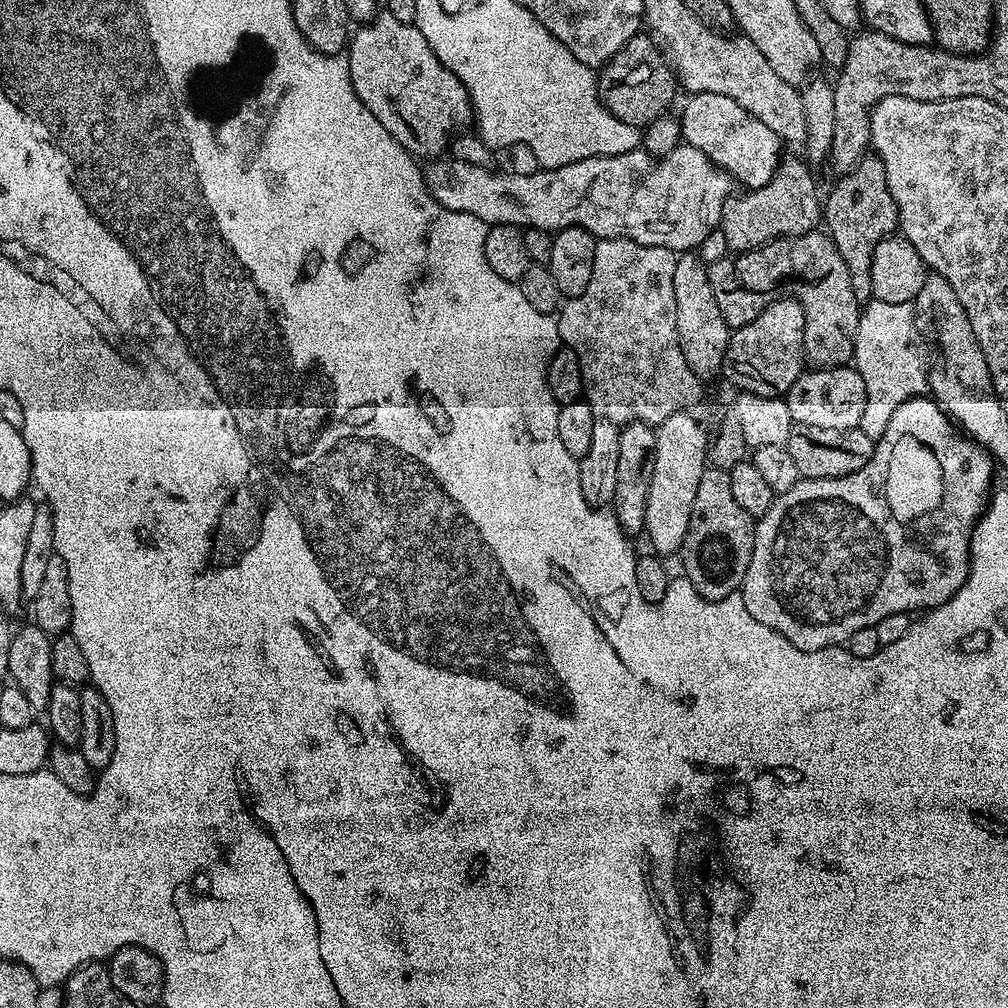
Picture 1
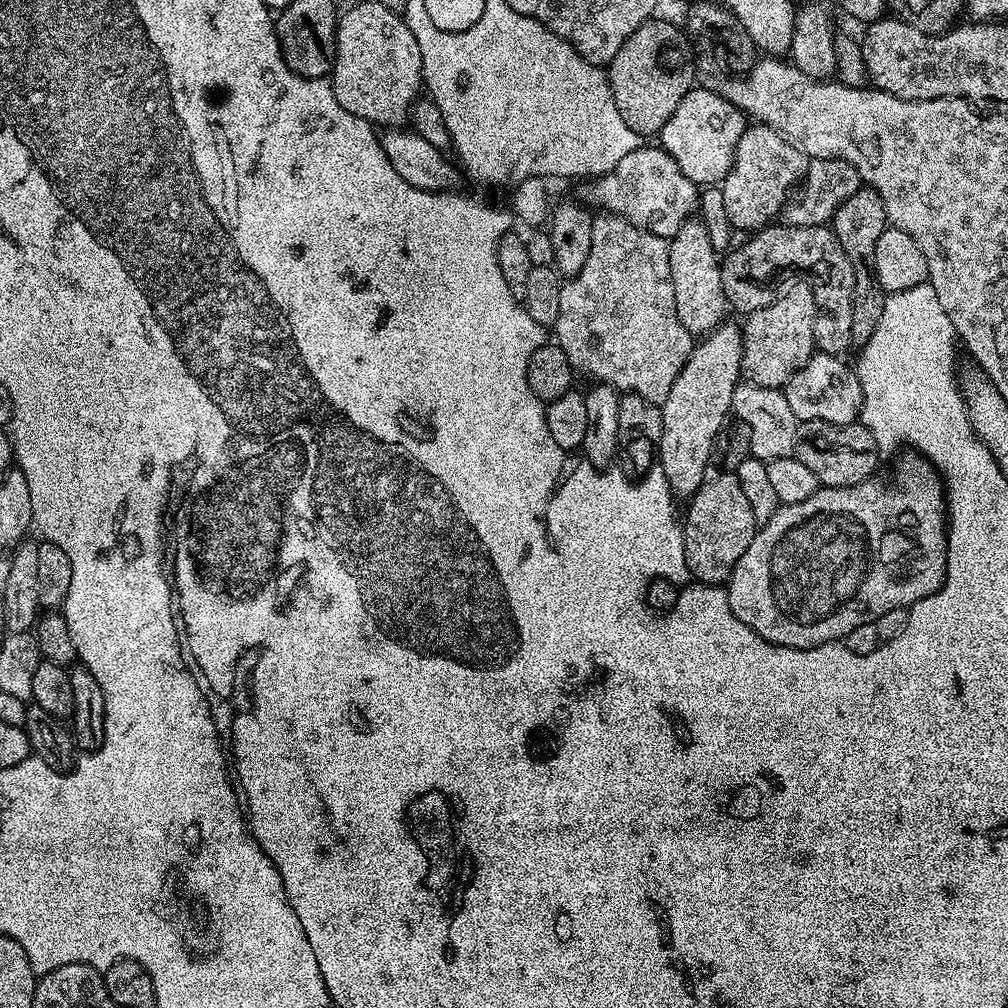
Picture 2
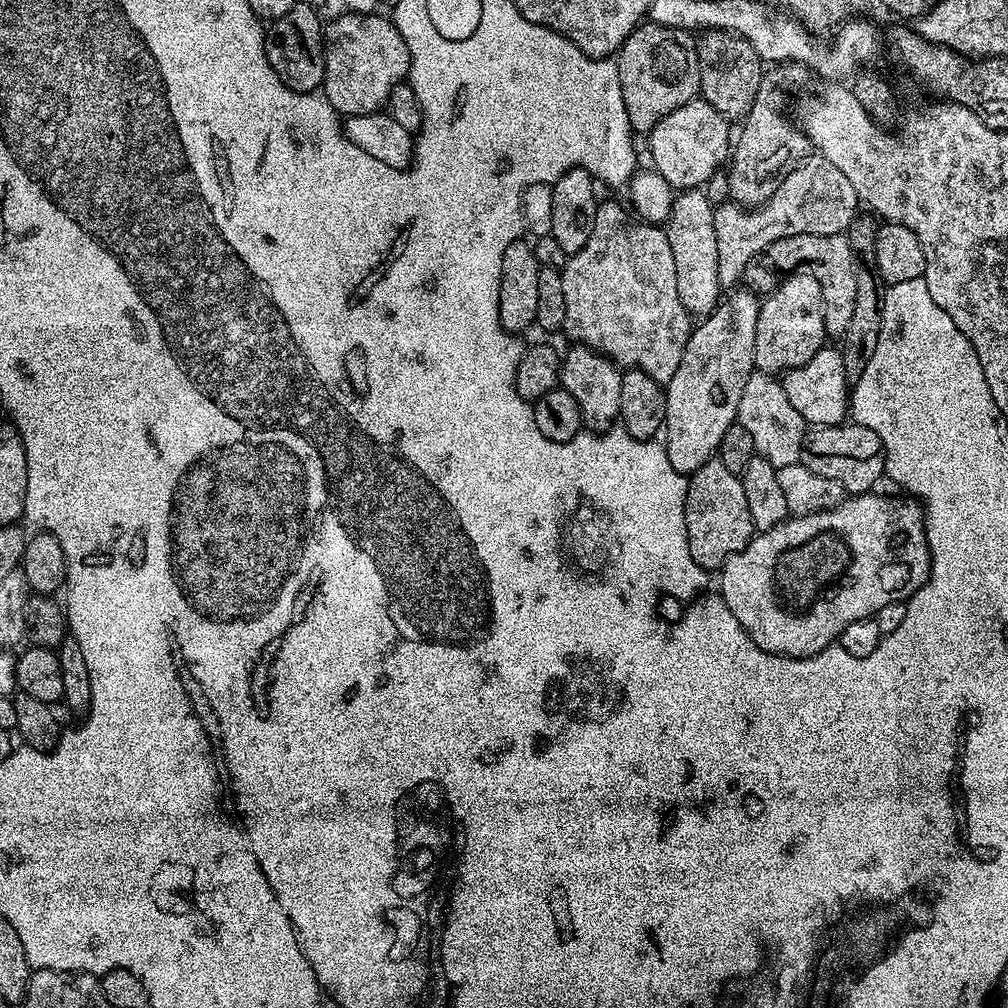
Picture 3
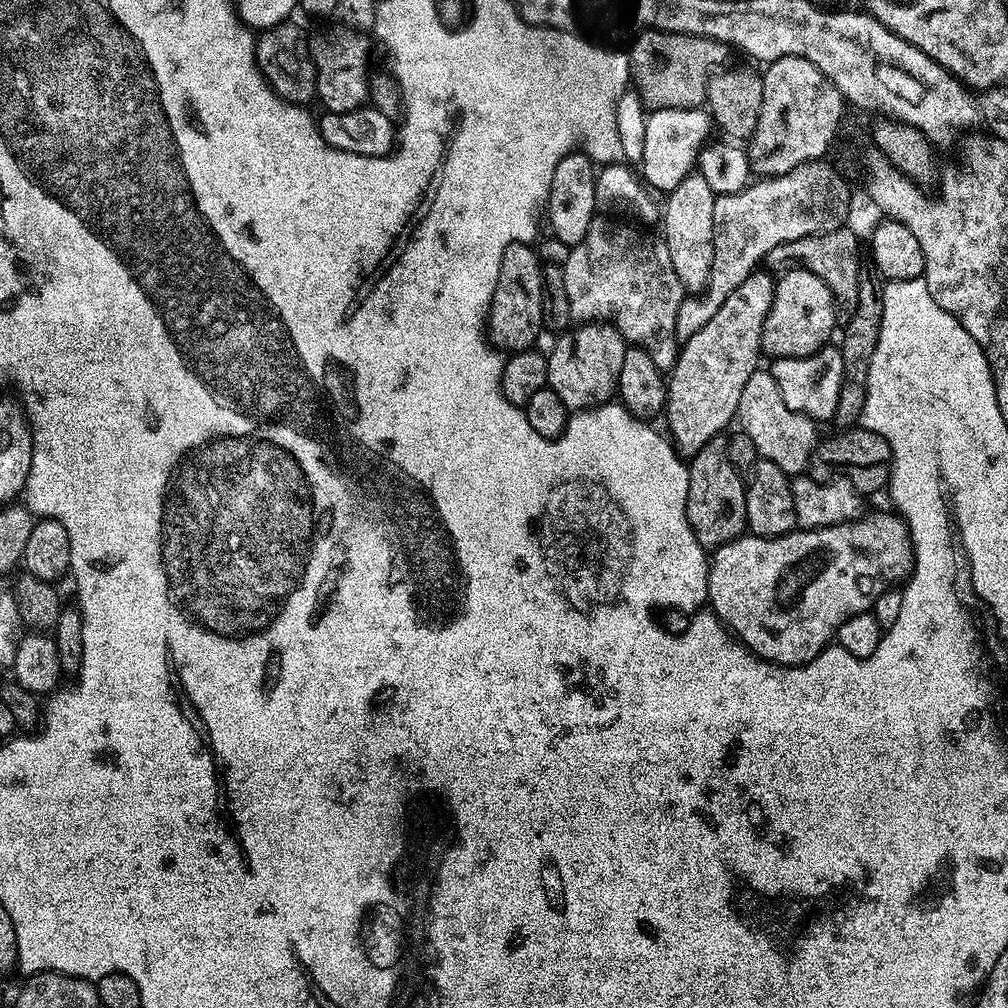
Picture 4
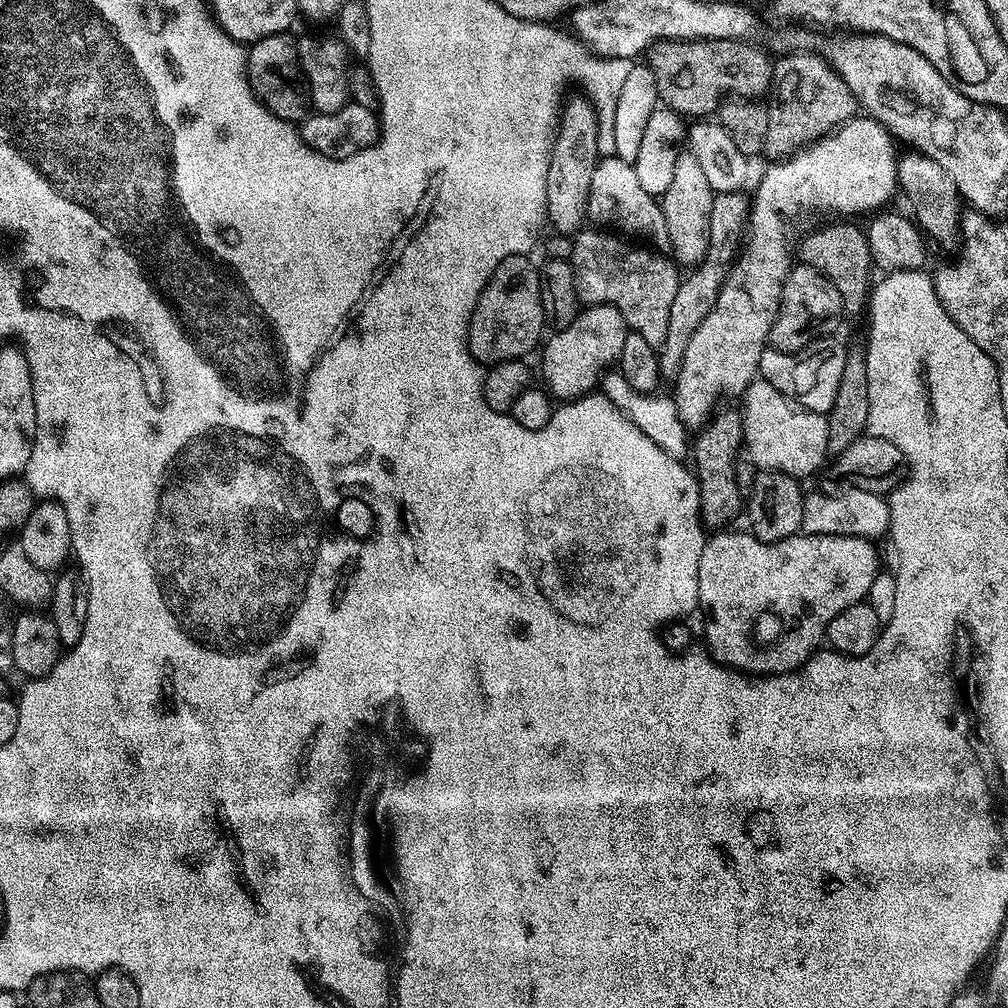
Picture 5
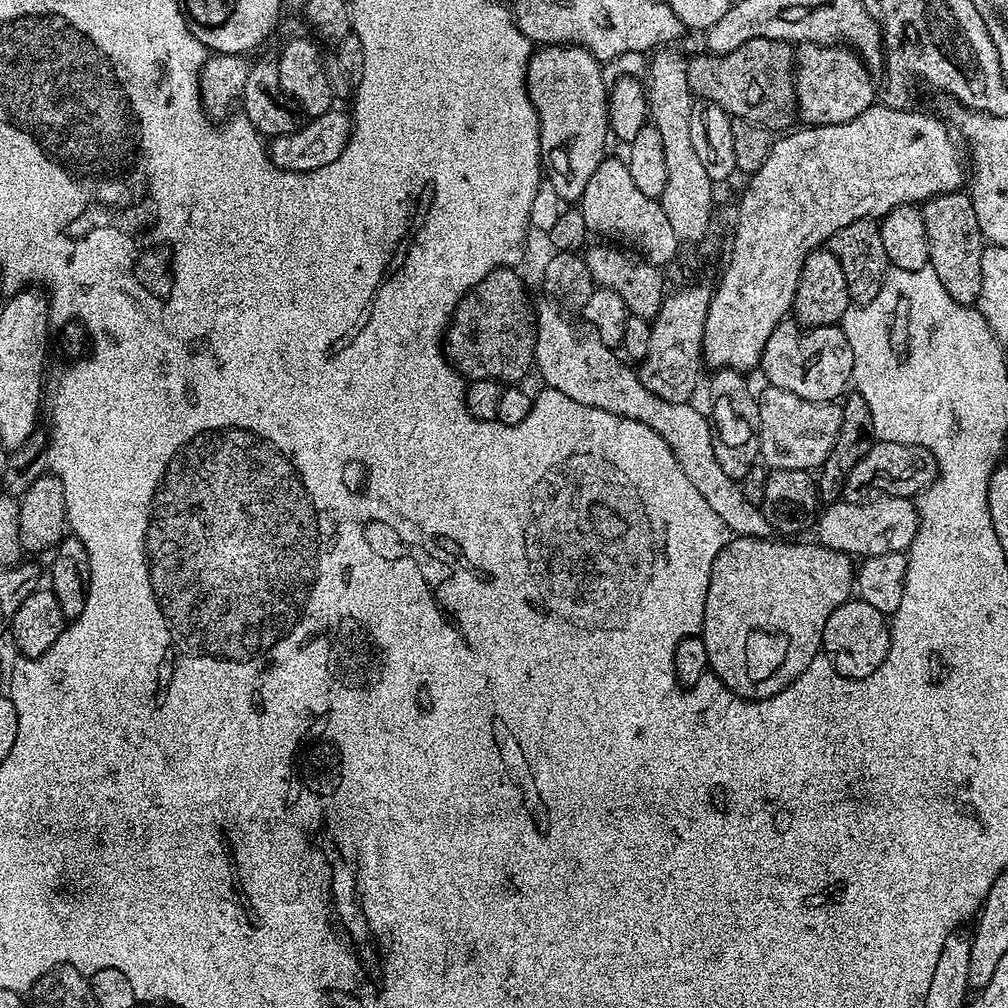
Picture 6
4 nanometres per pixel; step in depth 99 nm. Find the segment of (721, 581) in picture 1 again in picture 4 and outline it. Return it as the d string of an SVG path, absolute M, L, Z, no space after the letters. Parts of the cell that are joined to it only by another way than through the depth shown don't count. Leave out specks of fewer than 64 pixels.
M721 434L710 438L710 442L706 442L706 446L702 446L702 450L698 450L698 454L691 457L688 464L688 521L698 538L698 542L705 550L715 550L726 542L745 535L748 526L745 487L742 474L736 469L734 462L730 462L727 435Z

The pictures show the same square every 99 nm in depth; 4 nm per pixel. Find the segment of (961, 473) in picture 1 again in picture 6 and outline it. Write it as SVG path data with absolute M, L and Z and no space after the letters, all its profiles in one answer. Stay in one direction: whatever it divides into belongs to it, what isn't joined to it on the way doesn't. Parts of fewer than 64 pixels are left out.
M736 536L729 539L712 567L710 582L706 590L706 602L704 603L704 627L702 635L706 642L706 654L708 655L708 666L711 675L717 676L725 686L734 694L738 694L744 700L765 700L774 694L778 694L790 682L794 682L810 666L814 657L821 655L824 639L822 630L826 626L826 618L838 610L838 606L845 604L854 592L854 560L844 552L825 548L819 542L812 544L796 544L800 542L784 542L782 544L776 538L760 539L758 537Z

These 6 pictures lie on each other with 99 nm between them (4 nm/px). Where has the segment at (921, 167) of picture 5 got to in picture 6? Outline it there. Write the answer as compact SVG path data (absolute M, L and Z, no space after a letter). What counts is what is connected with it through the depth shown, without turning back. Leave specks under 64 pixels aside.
M967 191L944 192L923 201L922 211L926 222L926 236L930 246L928 263L938 274L946 294L954 302L972 306L980 299L984 285L984 249L986 241L978 226L978 214L974 214L971 195Z

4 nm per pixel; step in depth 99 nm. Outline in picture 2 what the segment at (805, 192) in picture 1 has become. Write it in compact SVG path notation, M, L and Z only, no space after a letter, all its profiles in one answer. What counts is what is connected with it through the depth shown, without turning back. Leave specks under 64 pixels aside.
M759 122L745 127L736 147L732 169L726 174L721 187L726 214L733 229L740 231L741 228L748 232L744 234L755 234L769 227L785 211L797 185L807 177L804 175L808 172L808 164L810 160L804 151L781 136L775 128Z

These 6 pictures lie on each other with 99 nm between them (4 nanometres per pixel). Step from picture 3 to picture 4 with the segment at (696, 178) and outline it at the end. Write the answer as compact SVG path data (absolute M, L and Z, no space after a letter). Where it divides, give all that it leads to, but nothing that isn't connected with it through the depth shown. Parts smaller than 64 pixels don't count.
M703 107L658 108L647 114L649 116L644 124L644 145L640 148L639 171L642 173L643 183L649 189L667 194L697 167L700 149L709 139L710 116Z

